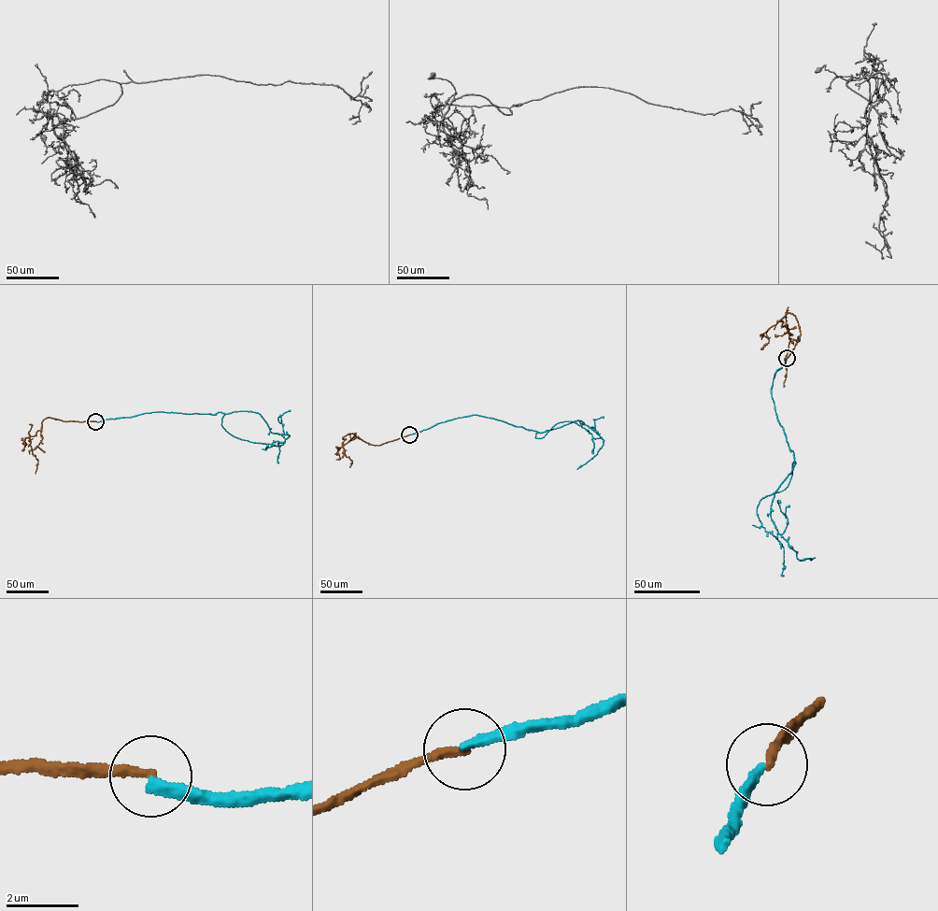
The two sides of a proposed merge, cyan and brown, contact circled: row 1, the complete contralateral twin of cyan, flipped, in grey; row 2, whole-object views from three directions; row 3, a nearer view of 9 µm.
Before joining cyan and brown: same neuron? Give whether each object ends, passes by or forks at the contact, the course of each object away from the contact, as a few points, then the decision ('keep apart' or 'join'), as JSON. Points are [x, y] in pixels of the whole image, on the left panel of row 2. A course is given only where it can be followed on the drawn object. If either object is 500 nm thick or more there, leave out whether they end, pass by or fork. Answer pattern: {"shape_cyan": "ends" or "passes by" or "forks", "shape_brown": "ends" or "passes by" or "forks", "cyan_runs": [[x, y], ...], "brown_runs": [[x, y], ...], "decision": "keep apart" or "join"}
{"shape_cyan": "ends", "shape_brown": "ends", "cyan_runs": [[95, 421], [159, 411], [214, 415], [251, 411], [260, 414], [271, 432], [290, 435], [281, 445], [262, 448]], "brown_runs": [[95, 421], [65, 421], [49, 417], [43, 419], [41, 429], [29, 437], [33, 454], [38, 462], [35, 473]], "decision": "keep apart"}

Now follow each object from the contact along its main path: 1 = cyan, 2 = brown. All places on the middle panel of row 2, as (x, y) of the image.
1: (409, 434), (472, 415), (539, 433), (578, 419), (596, 432), (604, 442), (596, 454), (576, 469)
2: (409, 434), (379, 446), (369, 444), (354, 436), (343, 447), (344, 454), (352, 462), (349, 467)

